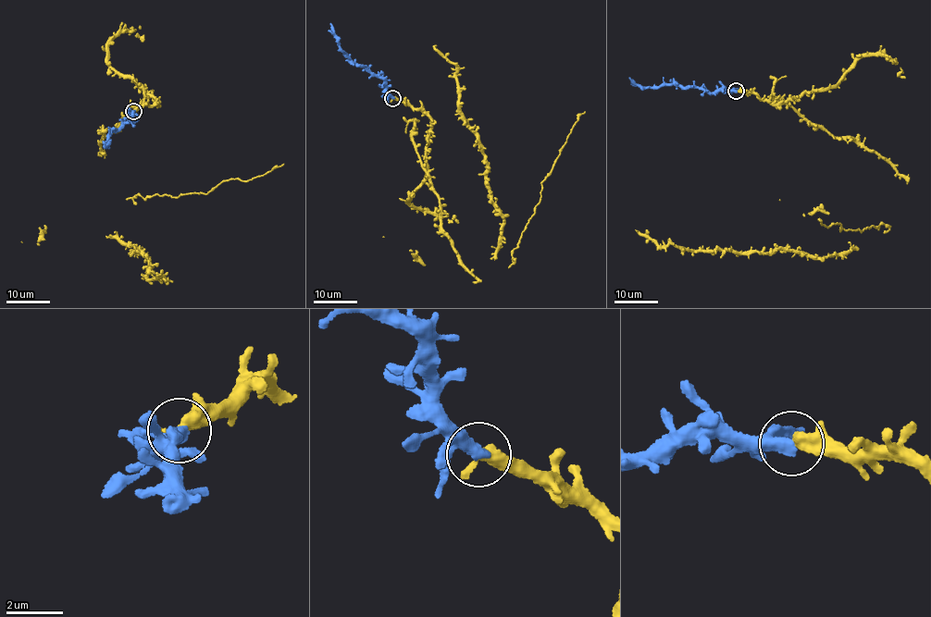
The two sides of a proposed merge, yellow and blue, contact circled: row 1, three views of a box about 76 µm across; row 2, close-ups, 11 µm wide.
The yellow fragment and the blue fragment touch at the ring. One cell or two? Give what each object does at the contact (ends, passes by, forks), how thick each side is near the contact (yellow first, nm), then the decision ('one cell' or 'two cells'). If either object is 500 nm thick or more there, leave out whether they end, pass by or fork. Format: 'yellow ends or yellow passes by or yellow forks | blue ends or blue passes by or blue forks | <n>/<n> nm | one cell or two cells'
yellow ends | blue passes by | 480/340 nm | one cell

